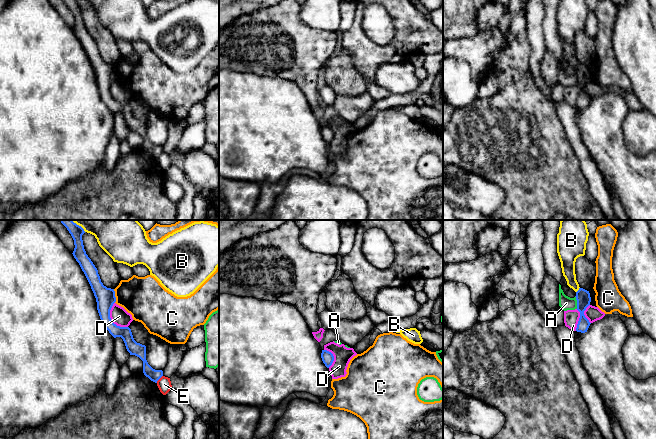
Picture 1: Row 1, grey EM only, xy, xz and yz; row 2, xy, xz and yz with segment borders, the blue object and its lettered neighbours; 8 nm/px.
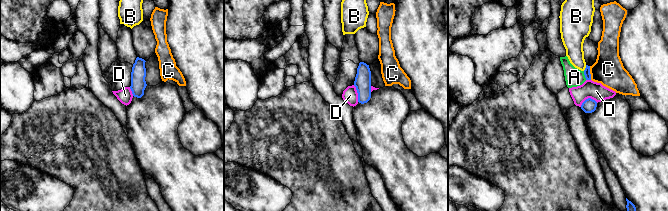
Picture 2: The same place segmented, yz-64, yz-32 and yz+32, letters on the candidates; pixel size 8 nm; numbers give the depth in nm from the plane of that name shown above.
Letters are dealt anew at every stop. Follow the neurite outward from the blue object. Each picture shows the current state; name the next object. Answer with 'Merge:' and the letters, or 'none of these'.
Merge: none of these

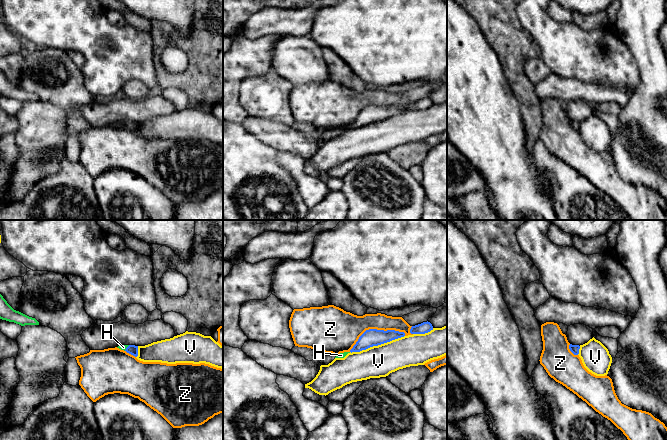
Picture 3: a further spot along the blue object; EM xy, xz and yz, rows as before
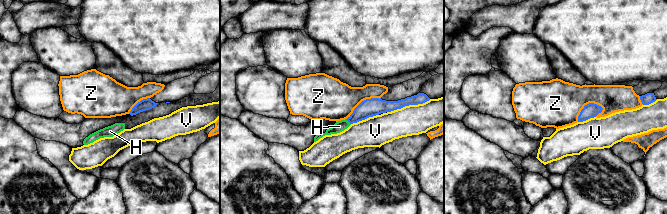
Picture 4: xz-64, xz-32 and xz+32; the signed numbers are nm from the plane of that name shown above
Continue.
Merge: H

